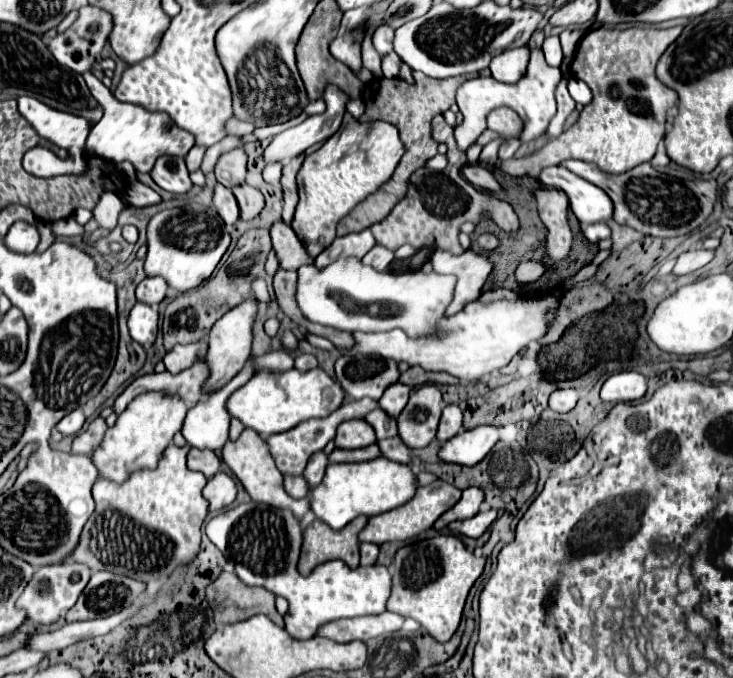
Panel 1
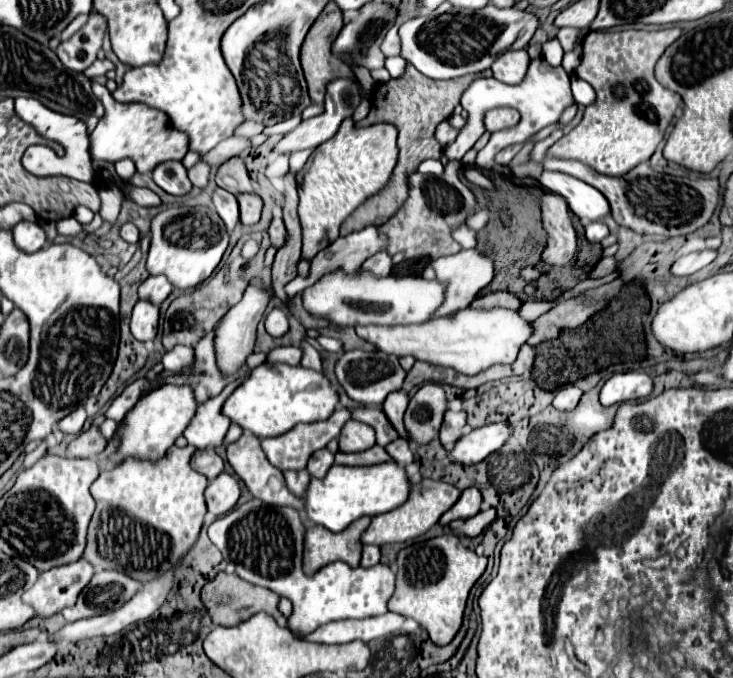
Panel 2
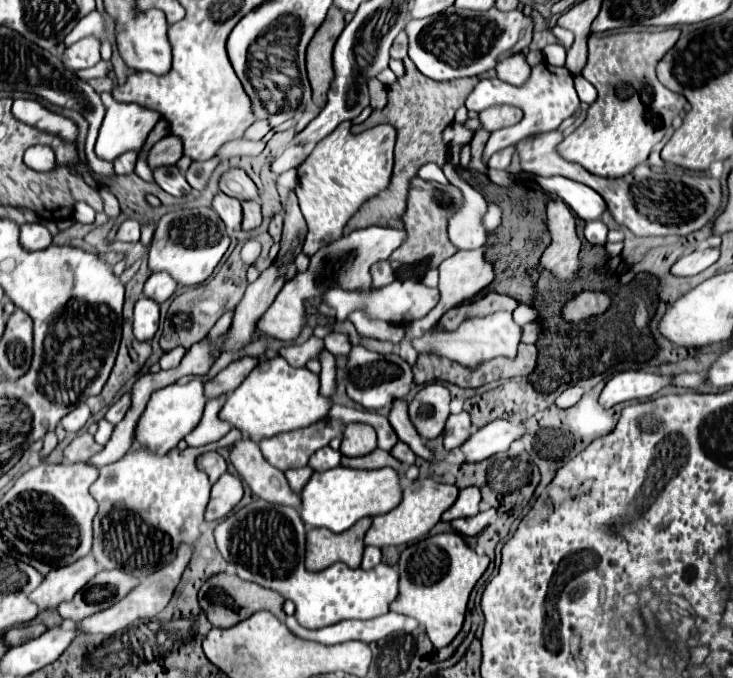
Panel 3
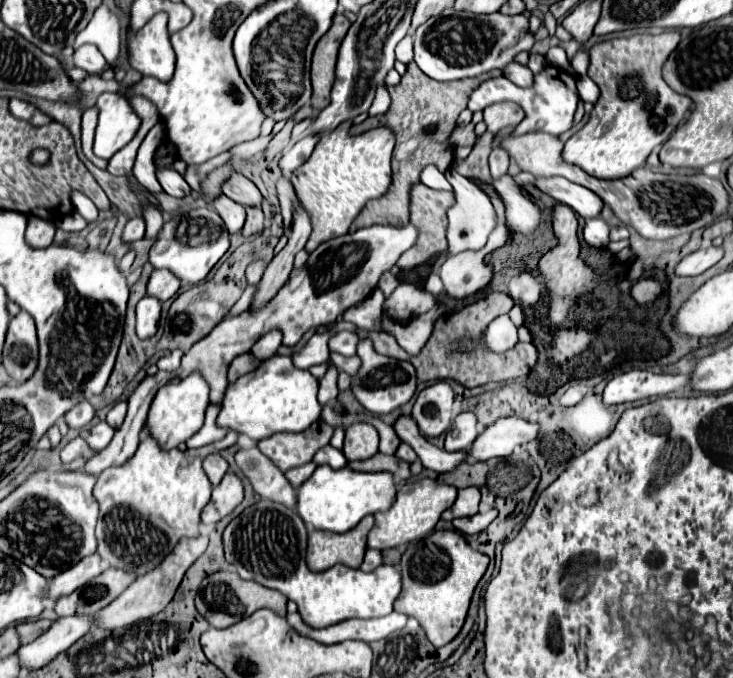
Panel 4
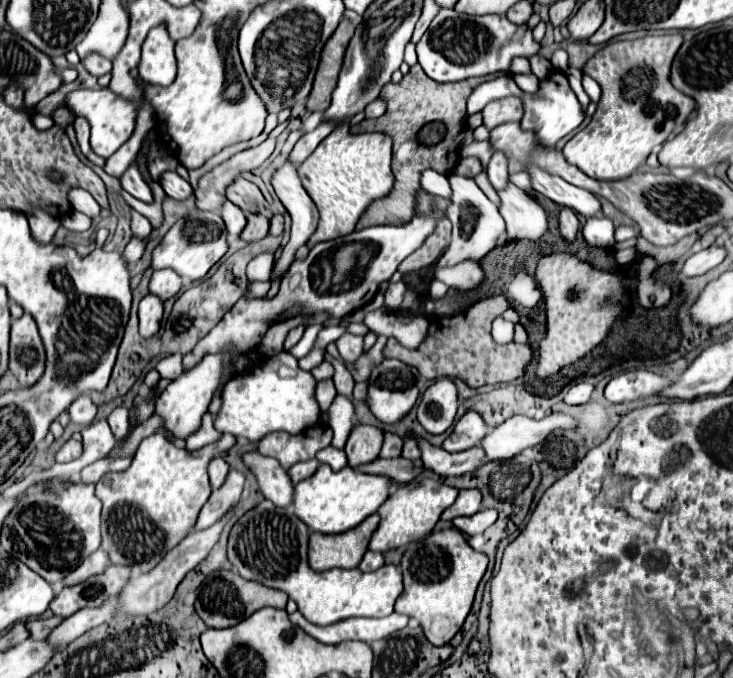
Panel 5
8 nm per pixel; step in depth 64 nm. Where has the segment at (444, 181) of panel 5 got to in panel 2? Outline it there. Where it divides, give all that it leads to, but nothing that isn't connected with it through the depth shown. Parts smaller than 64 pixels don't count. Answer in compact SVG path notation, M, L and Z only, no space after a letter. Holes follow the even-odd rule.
M426 160L426 162L422 162L422 164L420 164L418 172L422 172L422 174L442 176L442 174L444 174L444 166L442 166L442 162L440 162L440 160Z

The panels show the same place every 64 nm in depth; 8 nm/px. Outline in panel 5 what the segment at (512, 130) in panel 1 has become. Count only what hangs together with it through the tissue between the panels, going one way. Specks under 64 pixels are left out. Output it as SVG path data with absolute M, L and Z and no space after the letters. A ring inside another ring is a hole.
M518 96L494 100L482 108L482 116L484 116L484 126L488 130L504 122L518 122L522 118L522 100Z

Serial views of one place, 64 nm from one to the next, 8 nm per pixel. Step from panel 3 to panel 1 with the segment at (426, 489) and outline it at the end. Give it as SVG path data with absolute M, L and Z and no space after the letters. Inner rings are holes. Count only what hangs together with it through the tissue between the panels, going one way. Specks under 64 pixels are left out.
M436 480L428 486L418 486L416 494L410 502L406 502L406 504L394 508L394 510L388 510L384 514L372 516L366 524L366 528L360 532L360 542L384 544L384 542L392 542L392 540L408 540L408 538L432 528L434 522L460 500L460 494L462 492L456 486L452 486L448 482L442 482L442 480Z

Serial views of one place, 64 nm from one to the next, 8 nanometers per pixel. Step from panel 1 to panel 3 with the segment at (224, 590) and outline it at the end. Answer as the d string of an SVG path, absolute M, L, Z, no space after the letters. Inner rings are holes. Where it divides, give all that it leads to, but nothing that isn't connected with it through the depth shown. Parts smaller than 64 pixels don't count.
M226 572L214 574L212 578L208 578L202 584L202 588L198 592L198 602L200 602L200 608L204 610L206 618L210 620L210 624L216 626L216 628L230 628L230 626L250 618L258 610L272 612L274 616L278 616L280 622L284 622L284 618L286 618L286 614L282 610L282 604L284 604L282 594L272 592L272 590L268 590L264 586L258 586L254 582L246 582L246 580L238 578L236 574L226 574Z

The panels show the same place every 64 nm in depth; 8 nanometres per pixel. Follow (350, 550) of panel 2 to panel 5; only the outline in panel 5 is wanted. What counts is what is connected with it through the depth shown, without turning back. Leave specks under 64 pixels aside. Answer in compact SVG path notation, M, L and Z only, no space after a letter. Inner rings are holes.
M372 514L360 526L342 534L326 536L312 532L308 550L310 568L316 572L324 572L328 568L356 568L364 552L368 550L370 536L374 534L378 524L380 516Z

